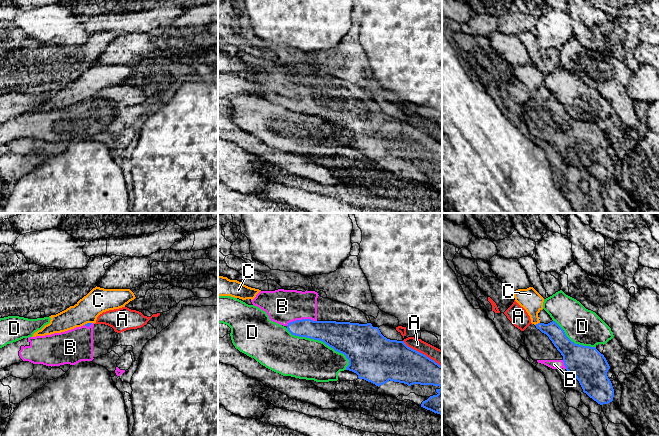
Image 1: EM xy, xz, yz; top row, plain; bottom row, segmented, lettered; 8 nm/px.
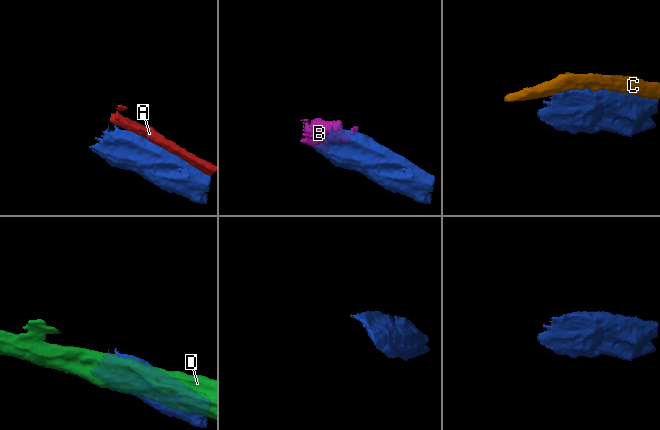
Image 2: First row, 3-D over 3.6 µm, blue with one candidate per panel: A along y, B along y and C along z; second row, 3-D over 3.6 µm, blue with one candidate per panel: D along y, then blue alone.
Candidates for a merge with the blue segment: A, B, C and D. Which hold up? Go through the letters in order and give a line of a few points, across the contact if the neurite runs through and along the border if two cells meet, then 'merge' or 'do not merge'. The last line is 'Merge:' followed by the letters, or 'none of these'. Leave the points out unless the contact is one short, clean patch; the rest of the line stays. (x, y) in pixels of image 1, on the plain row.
A: do not merge
B: merge
C: do not merge
D: do not merge
Merge: B

